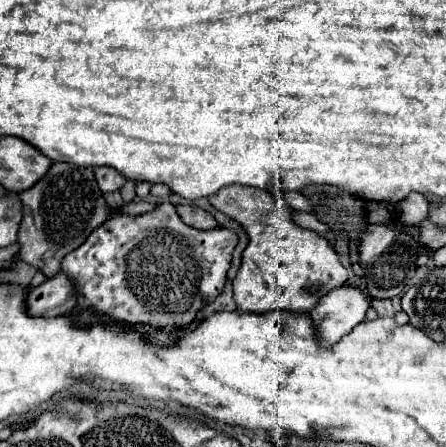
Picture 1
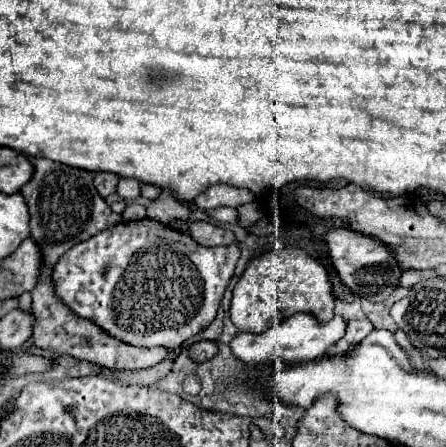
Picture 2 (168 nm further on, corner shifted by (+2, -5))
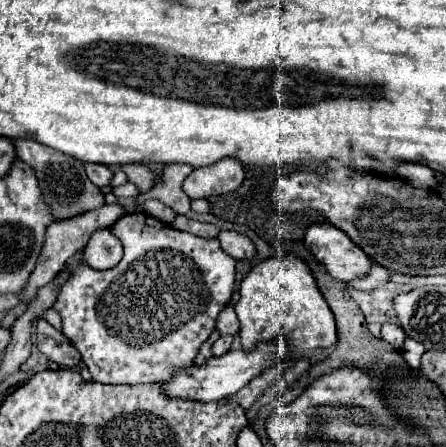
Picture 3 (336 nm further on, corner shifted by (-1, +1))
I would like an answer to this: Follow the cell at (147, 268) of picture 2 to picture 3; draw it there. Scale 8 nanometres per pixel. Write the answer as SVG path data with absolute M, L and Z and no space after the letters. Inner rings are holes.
M144 212L126 214L124 218L120 218L110 228L110 232L116 234L122 240L122 244L124 244L124 258L116 264L116 268L110 268L108 272L96 272L94 268L78 264L76 256L72 260L68 260L68 266L74 268L74 274L60 288L60 294L58 294L58 300L56 300L54 308L60 312L60 316L64 320L64 336L82 354L82 362L88 366L88 370L92 374L92 380L102 382L102 384L150 384L150 382L162 382L162 380L170 378L174 368L186 368L186 366L194 364L194 358L196 358L202 342L206 342L210 332L214 330L218 314L222 312L222 308L232 298L232 288L234 288L234 278L236 278L236 260L232 256L228 256L220 248L218 240L206 240L206 238L200 238L200 236L194 236L194 234L188 234L188 232L180 232L180 230L176 230L176 228L156 220L154 216L144 214Z

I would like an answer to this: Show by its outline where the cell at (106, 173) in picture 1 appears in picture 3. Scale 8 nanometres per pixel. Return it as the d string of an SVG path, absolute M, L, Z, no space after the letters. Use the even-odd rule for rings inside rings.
M84 164L84 168L86 168L88 178L90 178L92 184L96 184L96 186L108 186L110 180L112 180L112 176L114 176L112 168L108 168L108 166L104 166L104 164Z

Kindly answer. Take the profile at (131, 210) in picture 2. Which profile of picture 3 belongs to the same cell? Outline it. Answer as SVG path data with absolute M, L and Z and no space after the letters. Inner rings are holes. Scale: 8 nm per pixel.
M148 200L148 202L144 204L144 212L146 212L146 214L152 214L154 218L162 220L164 224L172 224L174 218L176 218L176 212L174 212L170 206L162 204L160 200Z

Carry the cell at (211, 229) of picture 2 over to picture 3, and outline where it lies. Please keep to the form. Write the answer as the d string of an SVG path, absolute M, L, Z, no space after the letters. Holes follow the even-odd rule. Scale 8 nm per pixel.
M220 232L218 236L220 246L226 250L226 254L230 254L236 260L252 260L256 256L256 246L252 244L252 240L244 234L238 232Z

